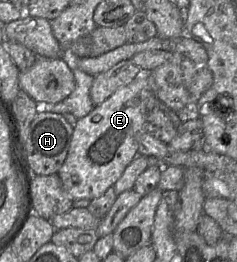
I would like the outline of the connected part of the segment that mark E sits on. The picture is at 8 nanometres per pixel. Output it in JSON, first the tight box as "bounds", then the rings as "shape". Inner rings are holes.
{"bounds":[58,71,153,200],"shape":[[[142,71],[128,85],[119,88],[85,117],[77,119],[66,159],[58,171],[63,188],[72,200],[93,200],[103,195],[139,155],[138,136],[147,128],[148,99],[153,94],[150,73]]]}

